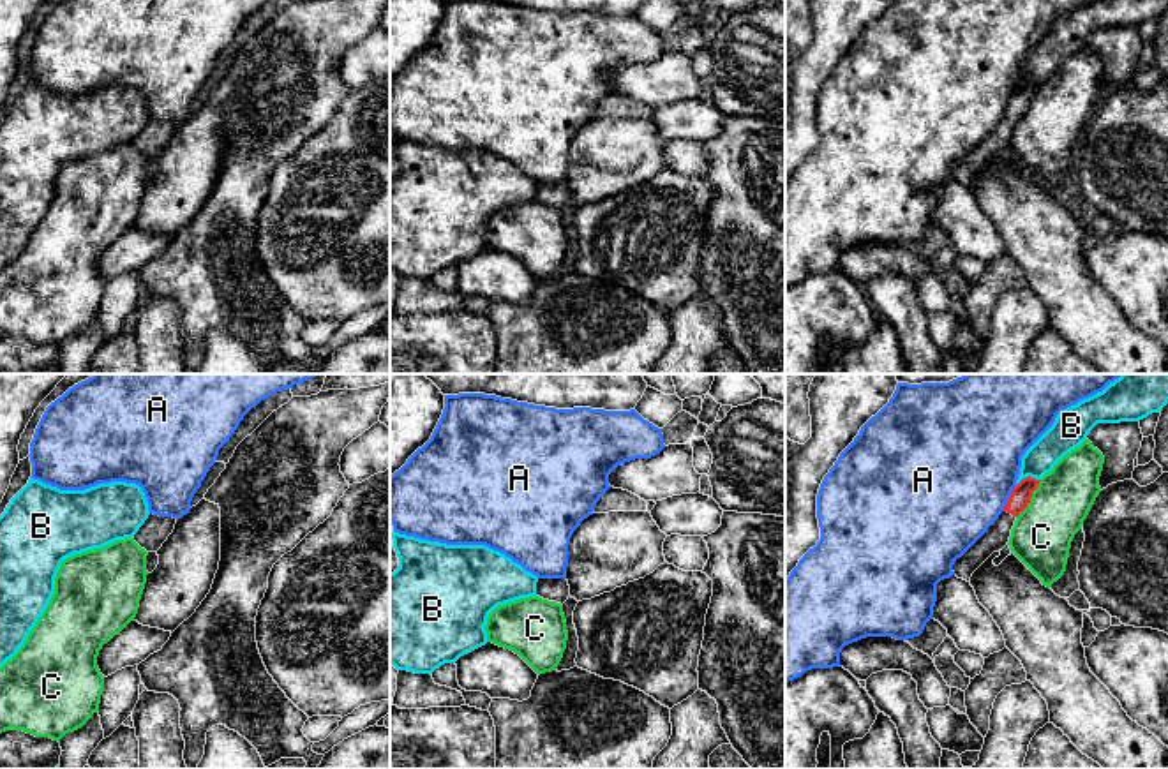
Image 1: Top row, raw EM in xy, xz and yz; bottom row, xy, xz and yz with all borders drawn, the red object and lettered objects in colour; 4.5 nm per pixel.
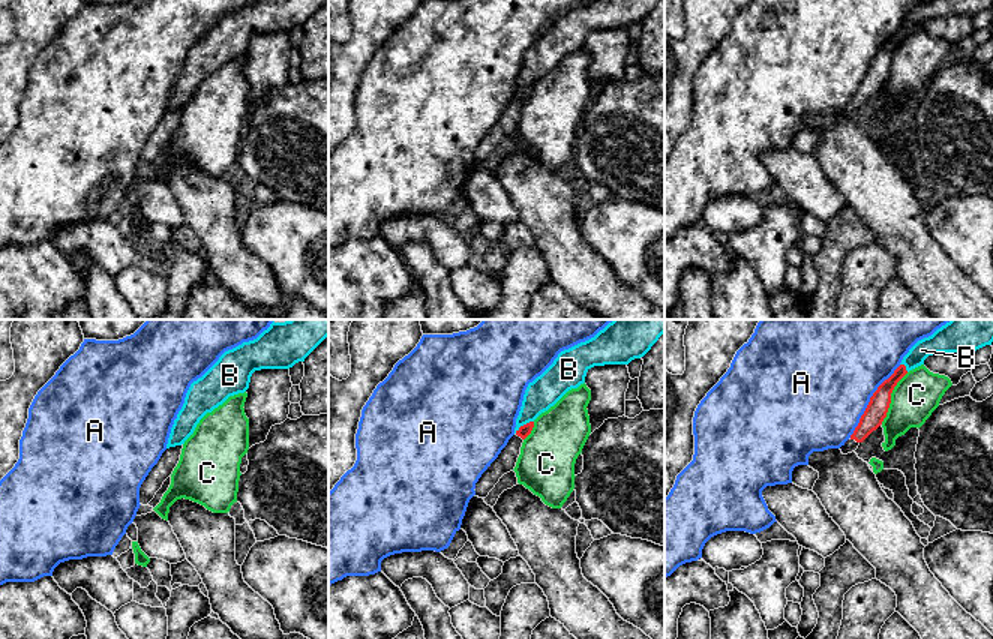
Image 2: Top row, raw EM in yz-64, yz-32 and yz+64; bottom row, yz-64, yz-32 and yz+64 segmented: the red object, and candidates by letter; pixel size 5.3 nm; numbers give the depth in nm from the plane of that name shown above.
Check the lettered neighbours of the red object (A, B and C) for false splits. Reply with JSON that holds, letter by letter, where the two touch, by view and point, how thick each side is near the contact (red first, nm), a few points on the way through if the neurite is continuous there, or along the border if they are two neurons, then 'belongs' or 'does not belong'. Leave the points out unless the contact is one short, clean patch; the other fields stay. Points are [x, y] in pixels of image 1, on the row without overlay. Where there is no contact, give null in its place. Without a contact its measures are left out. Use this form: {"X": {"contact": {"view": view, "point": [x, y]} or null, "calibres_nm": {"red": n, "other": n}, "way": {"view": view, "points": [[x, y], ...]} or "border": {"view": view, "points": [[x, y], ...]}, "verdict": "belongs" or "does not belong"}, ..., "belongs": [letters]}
{"A": {"contact": {"view": "yz", "point": [1010, 103]}, "calibres_nm": {"red": 90, "other": 480}, "verdict": "does not belong"}, "B": {"contact": {"view": "yz", "point": [1027, 82]}, "calibres_nm": {"red": 90, "other": 150}, "verdict": "does not belong"}, "C": {"contact": {"view": "yz", "point": [1029, 104]}, "calibres_nm": {"red": 90, "other": 280}, "verdict": "does not belong"}, "belongs": []}

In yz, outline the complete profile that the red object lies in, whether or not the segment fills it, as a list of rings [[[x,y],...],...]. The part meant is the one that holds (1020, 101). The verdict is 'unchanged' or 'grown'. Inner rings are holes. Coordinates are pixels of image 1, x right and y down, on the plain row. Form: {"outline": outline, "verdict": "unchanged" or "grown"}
{"outline": [[[1023,83],[1011,97],[1004,116],[988,132],[988,136],[962,161],[955,166],[953,176],[958,183],[970,185],[972,178],[993,159],[1002,155],[1011,141],[1016,122],[1030,108],[1032,97],[1037,93],[1041,85]]], "verdict": "grown"}

